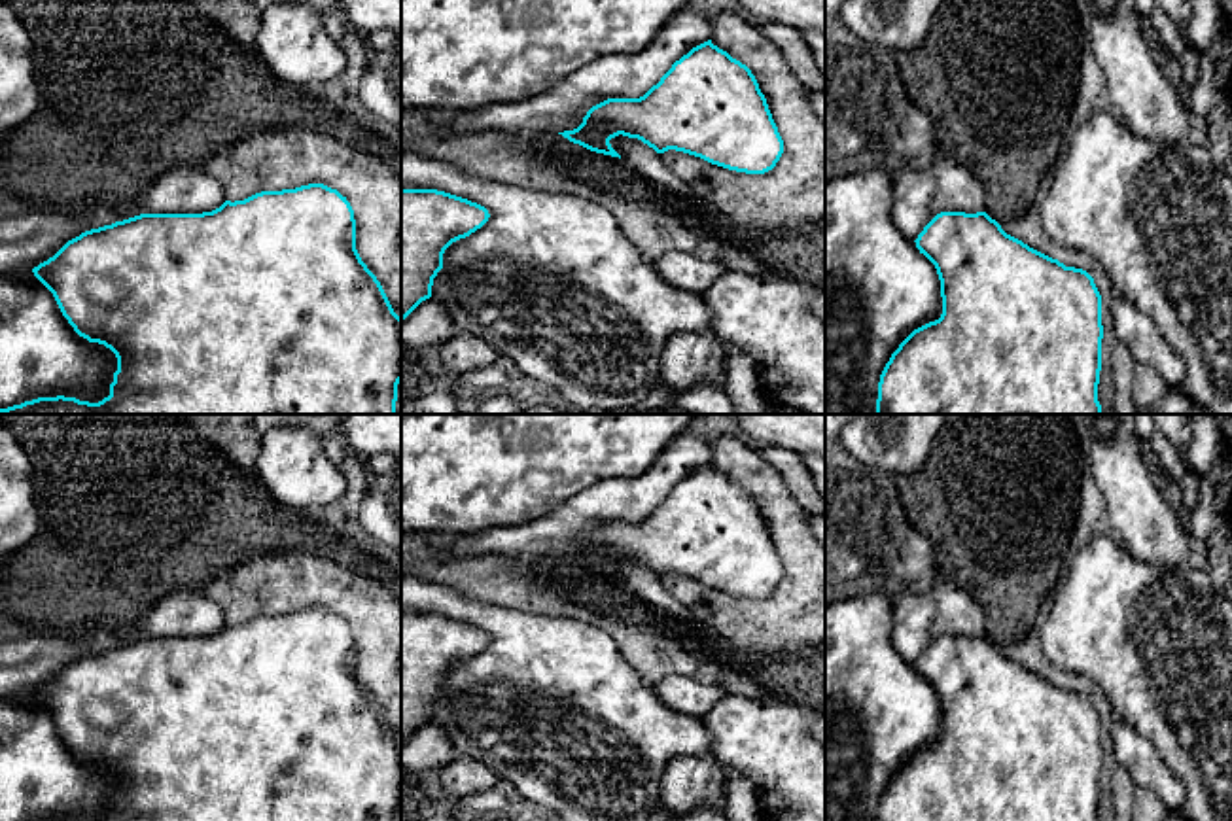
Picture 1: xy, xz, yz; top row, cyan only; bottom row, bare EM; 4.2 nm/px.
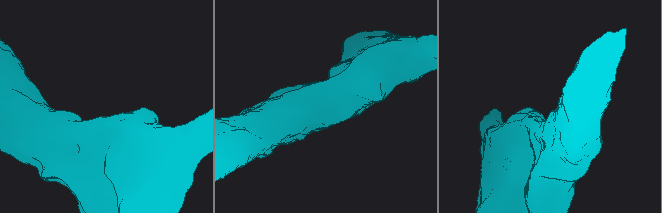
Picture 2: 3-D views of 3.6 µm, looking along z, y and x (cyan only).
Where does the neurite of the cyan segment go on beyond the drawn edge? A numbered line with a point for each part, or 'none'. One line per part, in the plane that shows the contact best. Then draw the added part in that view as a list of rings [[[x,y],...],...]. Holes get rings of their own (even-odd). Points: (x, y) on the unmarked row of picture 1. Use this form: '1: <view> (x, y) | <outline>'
none

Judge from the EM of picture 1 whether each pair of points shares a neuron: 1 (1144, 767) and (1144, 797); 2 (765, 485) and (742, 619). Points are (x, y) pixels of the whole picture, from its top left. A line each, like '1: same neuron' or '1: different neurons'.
1: different neurons
2: same neuron

